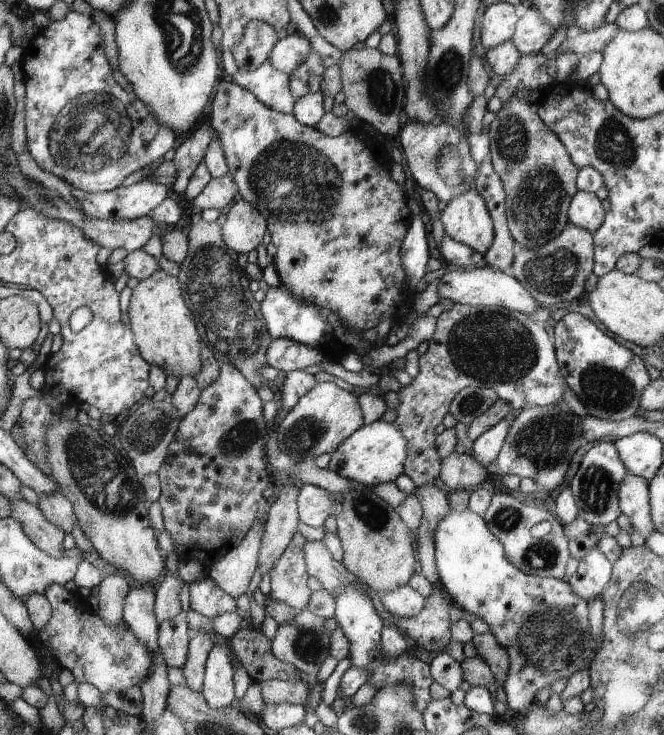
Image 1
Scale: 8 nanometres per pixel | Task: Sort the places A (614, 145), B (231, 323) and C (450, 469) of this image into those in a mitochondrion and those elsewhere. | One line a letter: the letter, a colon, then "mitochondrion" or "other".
A: mitochondrion
B: mitochondrion
C: other

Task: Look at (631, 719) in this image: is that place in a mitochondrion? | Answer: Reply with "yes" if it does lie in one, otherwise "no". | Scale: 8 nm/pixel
yes

